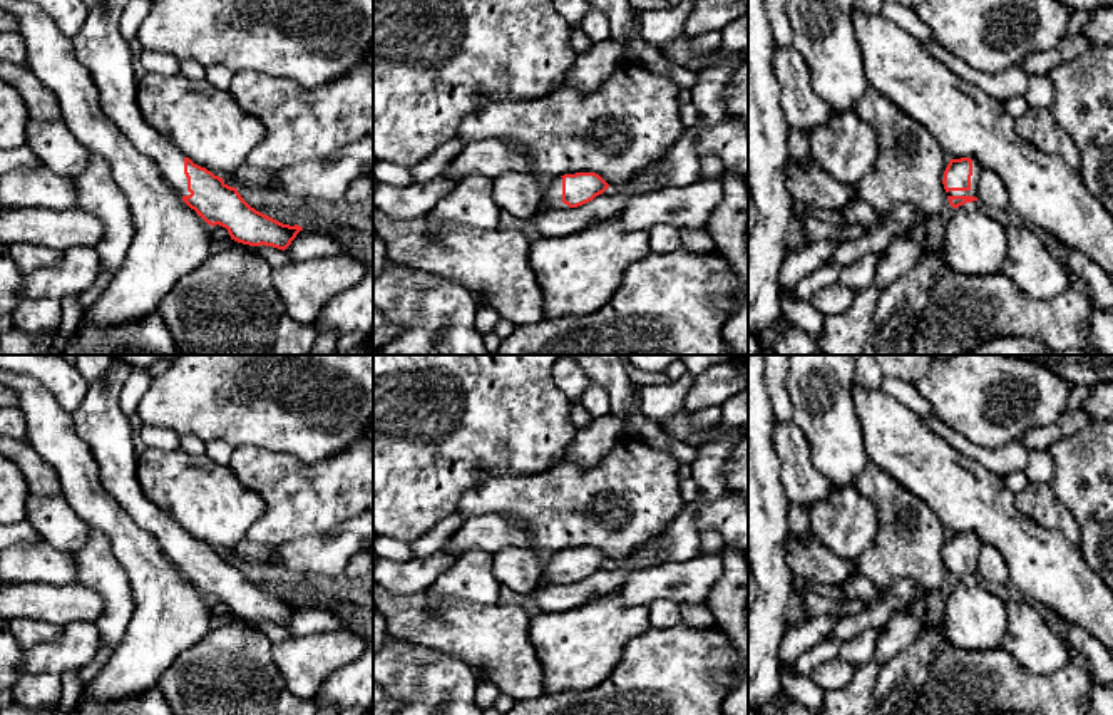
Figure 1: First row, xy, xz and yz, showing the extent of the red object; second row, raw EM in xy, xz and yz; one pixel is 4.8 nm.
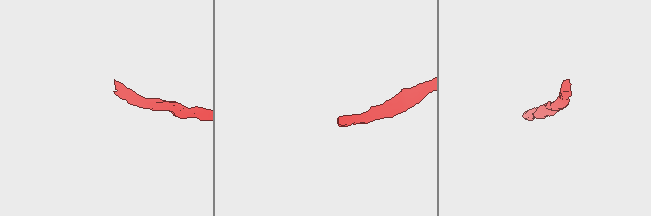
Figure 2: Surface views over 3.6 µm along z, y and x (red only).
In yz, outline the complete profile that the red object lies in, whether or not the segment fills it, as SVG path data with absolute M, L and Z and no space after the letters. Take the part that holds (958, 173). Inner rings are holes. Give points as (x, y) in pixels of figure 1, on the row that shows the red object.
M951 159L944 171L944 189L947 193L949 204L956 209L966 203L977 201L977 183L982 167L969 159Z

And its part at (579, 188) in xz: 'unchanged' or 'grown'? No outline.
grown

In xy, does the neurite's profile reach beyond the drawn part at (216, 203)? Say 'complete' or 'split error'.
split error

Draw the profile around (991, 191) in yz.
M982 169L977 183L977 201L991 208L1009 208L1009 196L1001 177L991 171Z

